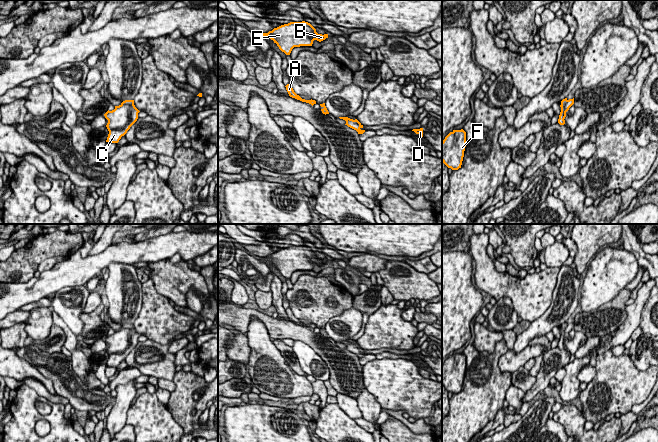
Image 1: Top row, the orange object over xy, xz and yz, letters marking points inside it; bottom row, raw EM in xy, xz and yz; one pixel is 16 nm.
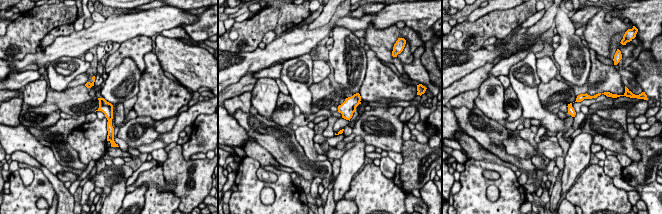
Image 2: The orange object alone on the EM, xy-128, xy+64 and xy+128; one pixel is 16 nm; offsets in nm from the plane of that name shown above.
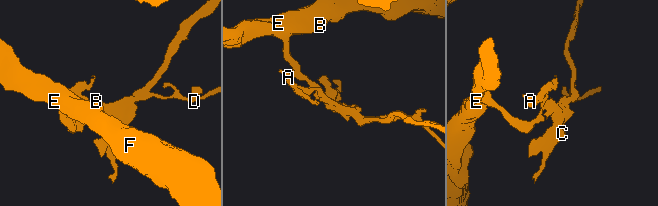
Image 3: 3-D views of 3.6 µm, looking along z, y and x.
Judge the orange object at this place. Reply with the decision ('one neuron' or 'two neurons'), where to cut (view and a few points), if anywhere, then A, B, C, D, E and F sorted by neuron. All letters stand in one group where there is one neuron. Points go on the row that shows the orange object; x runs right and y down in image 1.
two neurons | xy (133, 104), (121, 104), (115, 108) | A B D E F / C

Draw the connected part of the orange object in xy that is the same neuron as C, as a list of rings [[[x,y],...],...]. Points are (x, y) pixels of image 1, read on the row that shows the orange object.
[[[124,104],[112,111],[107,111],[104,116],[108,120],[106,125],[109,134],[106,142],[118,143],[130,127],[137,121],[140,111],[135,105]]]

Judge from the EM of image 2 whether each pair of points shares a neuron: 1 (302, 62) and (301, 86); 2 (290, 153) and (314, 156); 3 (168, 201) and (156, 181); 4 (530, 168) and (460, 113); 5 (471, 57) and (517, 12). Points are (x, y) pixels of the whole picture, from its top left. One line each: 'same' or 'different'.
1: same
2: different
3: same
4: same
5: different

